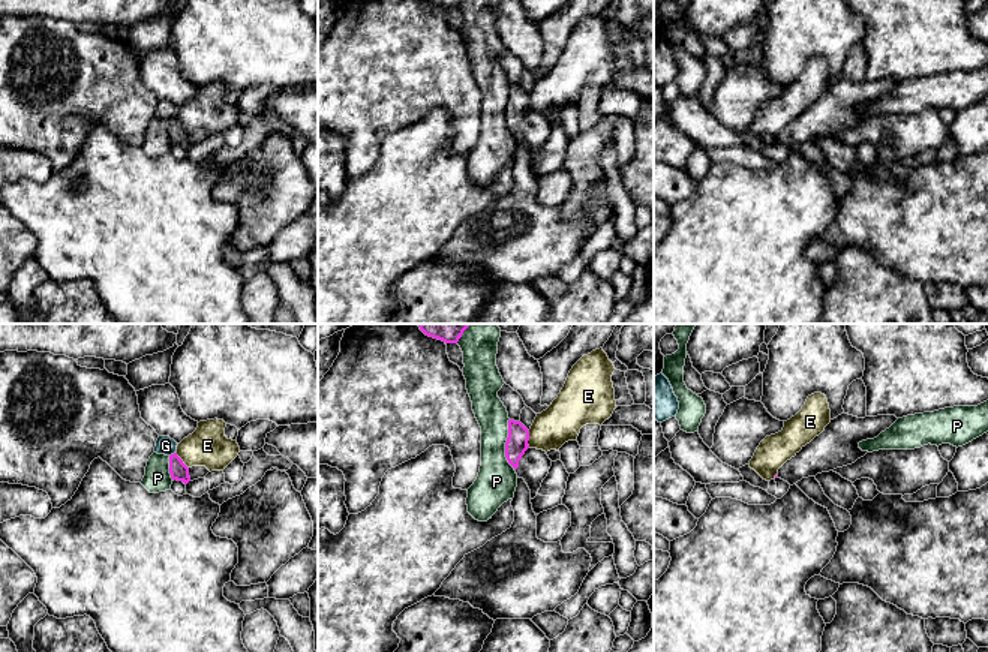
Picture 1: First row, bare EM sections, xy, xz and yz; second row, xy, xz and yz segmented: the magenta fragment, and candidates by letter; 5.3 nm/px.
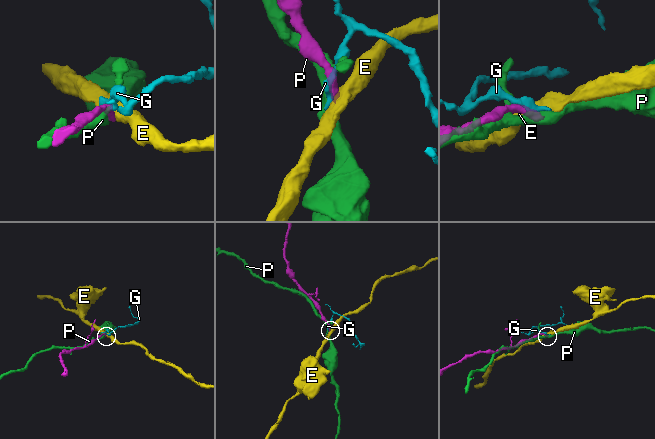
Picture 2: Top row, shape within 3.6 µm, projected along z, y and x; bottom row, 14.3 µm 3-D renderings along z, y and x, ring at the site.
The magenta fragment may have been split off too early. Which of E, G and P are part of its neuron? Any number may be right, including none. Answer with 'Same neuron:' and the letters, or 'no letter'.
Same neuron: no letter

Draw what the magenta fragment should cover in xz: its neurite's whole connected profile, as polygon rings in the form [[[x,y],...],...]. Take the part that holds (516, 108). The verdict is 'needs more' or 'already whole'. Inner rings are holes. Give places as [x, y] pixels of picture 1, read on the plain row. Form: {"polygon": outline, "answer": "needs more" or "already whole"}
{"polygon": [[[508,84],[508,102],[505,106],[505,121],[514,132],[519,142],[523,142],[531,154],[531,163],[537,160],[543,144],[547,141],[552,124],[543,114],[528,109],[529,94],[514,84]]], "answer": "needs more"}

